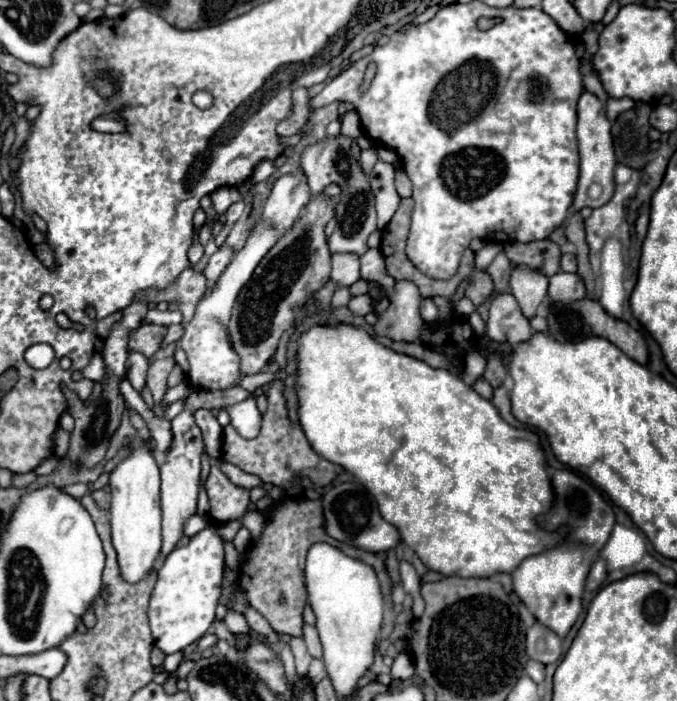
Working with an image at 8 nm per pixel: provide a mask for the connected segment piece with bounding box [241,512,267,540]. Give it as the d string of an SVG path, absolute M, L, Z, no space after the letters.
M247 512L247 514L241 518L241 522L243 522L245 528L249 528L251 538L255 540L255 536L261 536L263 524L267 522L267 518L265 518L263 514L259 514L259 512Z

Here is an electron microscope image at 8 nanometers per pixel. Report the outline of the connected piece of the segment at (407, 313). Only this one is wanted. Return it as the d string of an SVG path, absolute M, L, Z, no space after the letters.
M397 280L387 292L389 306L373 326L375 336L387 336L401 342L421 342L419 304L423 296L409 280Z

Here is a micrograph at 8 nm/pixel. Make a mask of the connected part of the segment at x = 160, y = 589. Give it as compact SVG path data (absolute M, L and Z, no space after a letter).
M207 526L191 538L187 546L175 548L163 568L159 570L157 584L149 602L149 622L155 646L167 656L181 652L201 636L215 620L215 608L221 596L223 580L223 540L213 526Z

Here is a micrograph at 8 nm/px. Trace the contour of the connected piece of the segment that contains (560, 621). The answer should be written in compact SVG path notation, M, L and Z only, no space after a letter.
M557 470L551 478L553 482L553 512L539 518L545 530L557 530L563 524L569 524L571 530L561 546L553 550L545 550L537 556L525 558L513 576L513 590L521 598L521 602L529 608L529 612L547 628L551 628L561 638L569 632L581 612L581 596L585 578L589 574L591 562L597 558L615 524L615 514L609 502L601 496L601 492L581 474L573 470Z

